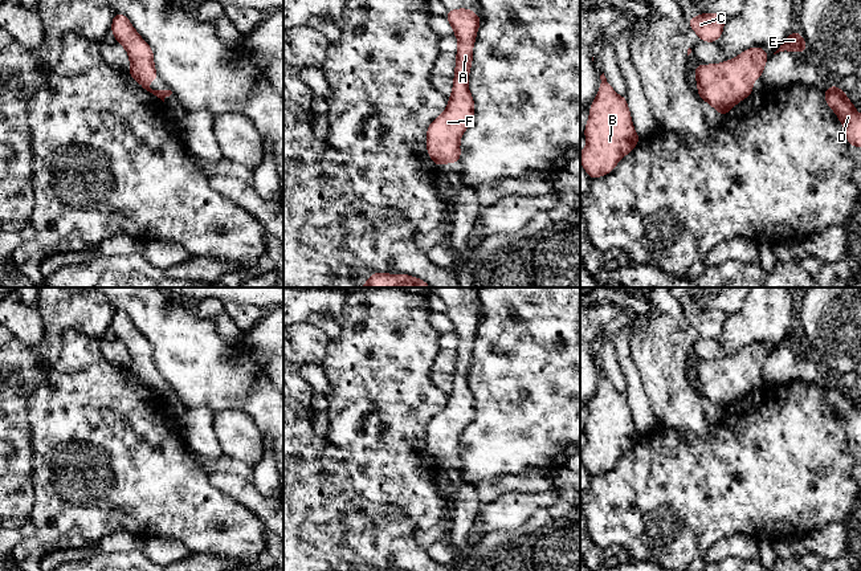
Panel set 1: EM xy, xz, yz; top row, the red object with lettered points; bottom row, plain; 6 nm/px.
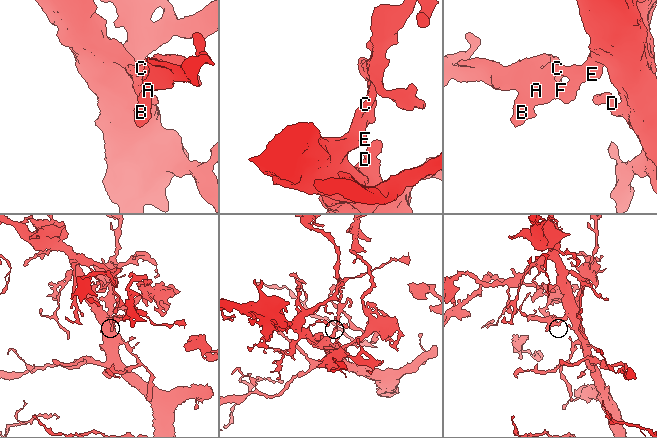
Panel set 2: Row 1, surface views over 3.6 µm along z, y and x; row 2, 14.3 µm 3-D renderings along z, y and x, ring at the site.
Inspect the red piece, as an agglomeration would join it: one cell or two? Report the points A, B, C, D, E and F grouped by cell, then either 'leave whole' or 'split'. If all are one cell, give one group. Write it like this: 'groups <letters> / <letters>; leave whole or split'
groups A B C D E F; leave whole

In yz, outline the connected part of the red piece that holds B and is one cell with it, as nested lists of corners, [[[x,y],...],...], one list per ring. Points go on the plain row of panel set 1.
[[[604,370],[600,376],[584,425],[587,444],[580,449],[580,460],[591,476],[612,469],[641,436],[634,428],[627,392],[617,392]]]

